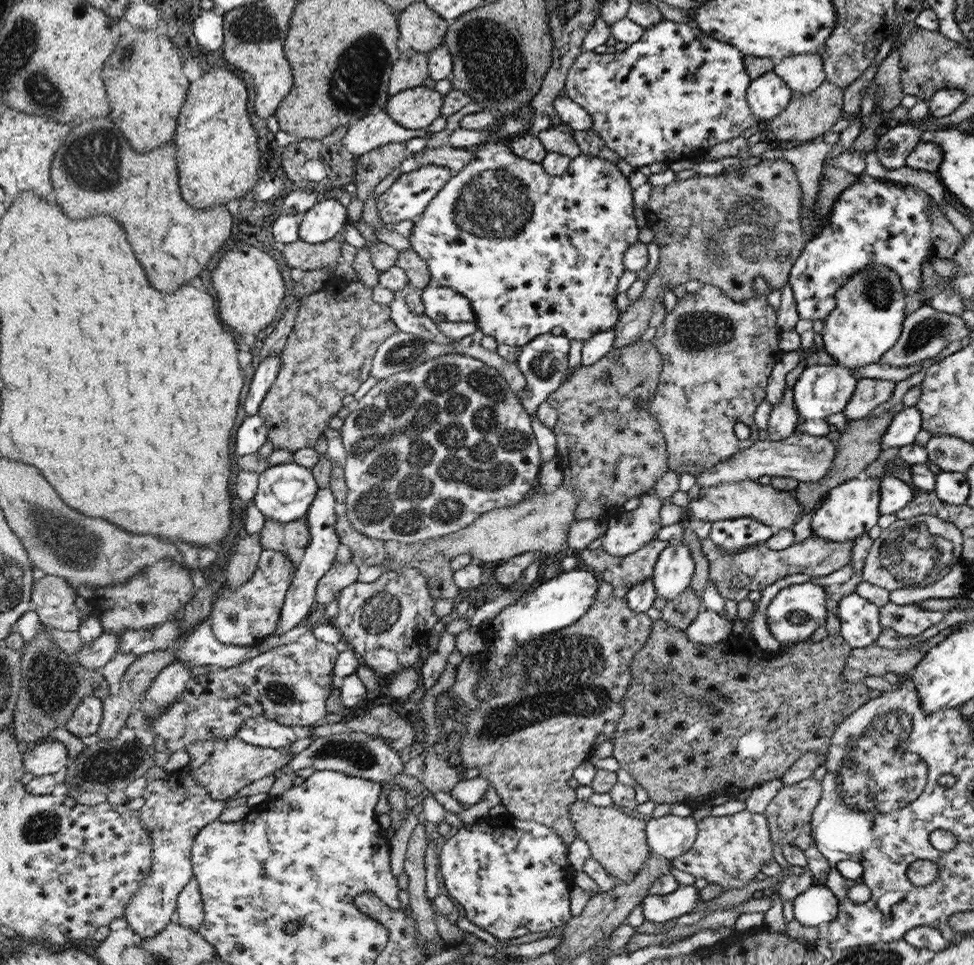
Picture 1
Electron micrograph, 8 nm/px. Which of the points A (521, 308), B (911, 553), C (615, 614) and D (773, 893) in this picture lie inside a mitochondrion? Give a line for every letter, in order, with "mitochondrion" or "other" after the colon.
A: other
B: mitochondrion
C: other
D: other

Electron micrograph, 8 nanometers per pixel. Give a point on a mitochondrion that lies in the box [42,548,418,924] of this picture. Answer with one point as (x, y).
(103, 767)

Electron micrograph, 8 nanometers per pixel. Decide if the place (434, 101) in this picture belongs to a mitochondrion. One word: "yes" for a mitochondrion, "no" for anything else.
no

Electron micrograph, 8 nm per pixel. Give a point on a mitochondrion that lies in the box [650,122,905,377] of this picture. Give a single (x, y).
(748, 234)

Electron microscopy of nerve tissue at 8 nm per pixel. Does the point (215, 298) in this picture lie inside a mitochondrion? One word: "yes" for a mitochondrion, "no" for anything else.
no

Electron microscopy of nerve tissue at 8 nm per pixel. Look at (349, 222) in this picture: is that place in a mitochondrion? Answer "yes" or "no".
no

